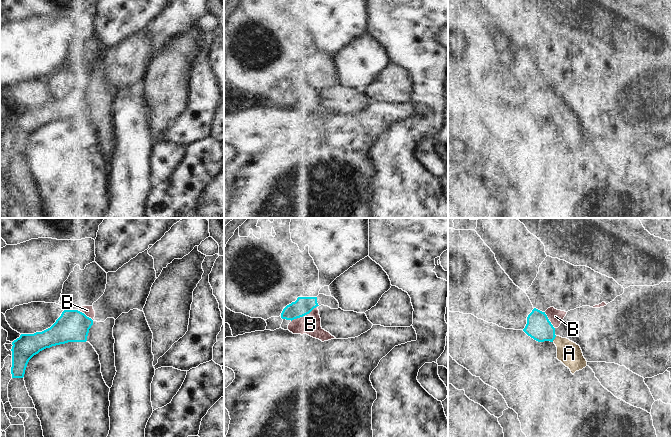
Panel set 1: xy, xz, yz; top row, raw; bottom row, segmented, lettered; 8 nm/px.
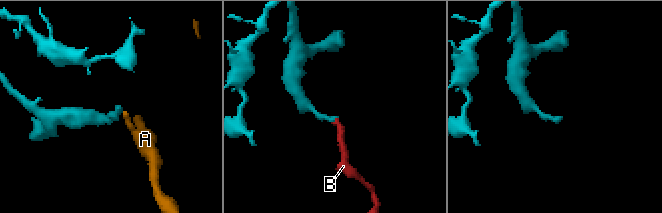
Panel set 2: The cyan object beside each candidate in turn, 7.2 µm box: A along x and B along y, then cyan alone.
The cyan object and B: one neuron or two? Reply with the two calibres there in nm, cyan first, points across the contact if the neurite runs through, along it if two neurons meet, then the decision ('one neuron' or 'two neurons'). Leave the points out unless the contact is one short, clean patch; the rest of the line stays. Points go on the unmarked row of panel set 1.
150 nm thick on the cyan side, 170 nm on the other; one neuron

